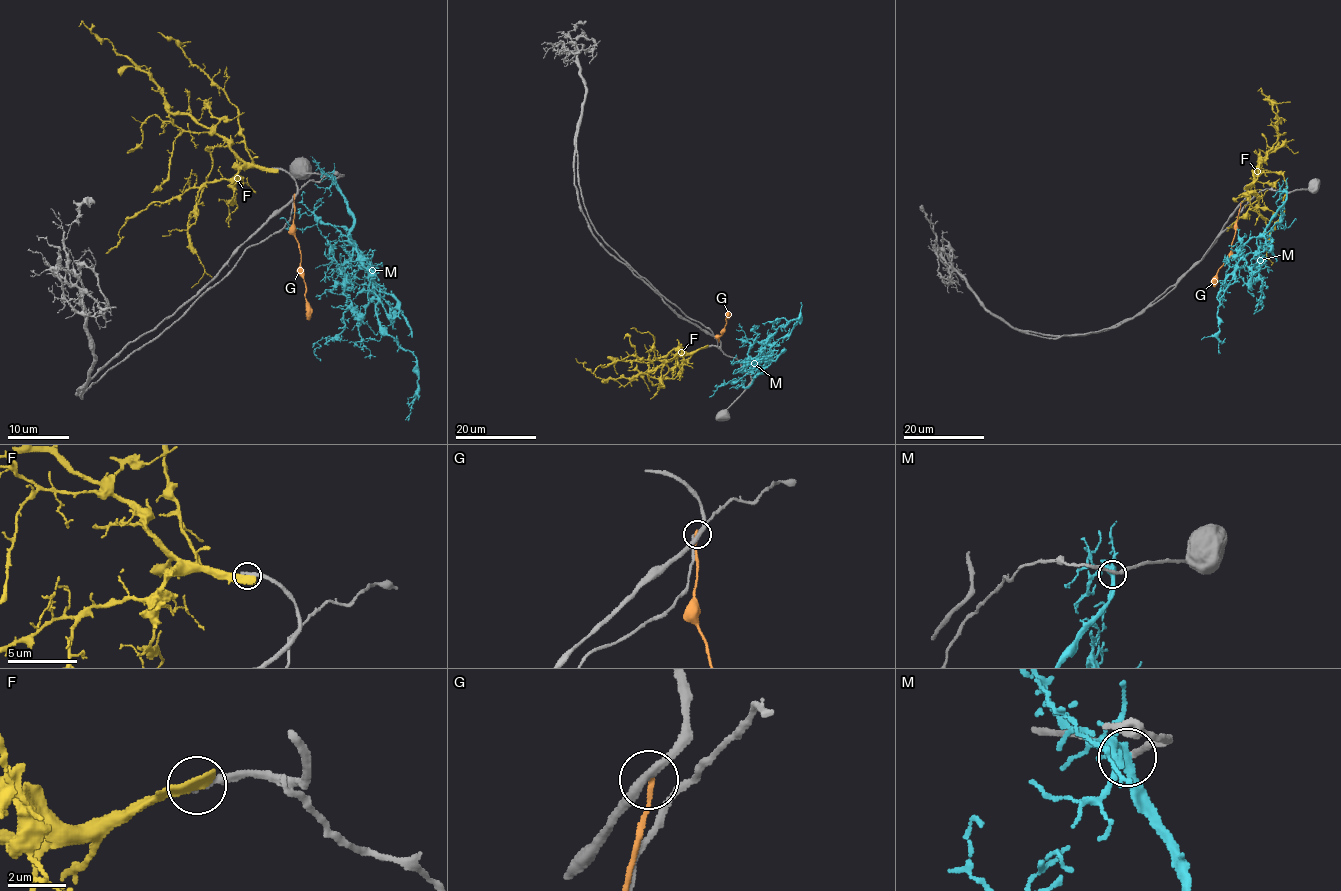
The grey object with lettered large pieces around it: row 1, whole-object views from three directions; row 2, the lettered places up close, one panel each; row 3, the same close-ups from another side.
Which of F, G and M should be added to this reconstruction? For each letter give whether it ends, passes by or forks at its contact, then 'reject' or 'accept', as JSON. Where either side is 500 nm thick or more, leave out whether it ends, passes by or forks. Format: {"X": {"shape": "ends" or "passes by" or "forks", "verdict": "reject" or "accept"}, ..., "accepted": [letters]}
{"F": {"shape": "ends", "verdict": "reject"}, "G": {"shape": "ends", "verdict": "reject"}, "M": {"shape": "forks", "verdict": "reject"}, "accepted": []}

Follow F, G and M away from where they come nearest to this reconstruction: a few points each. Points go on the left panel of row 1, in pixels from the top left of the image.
F: (275, 169), (244, 162), (221, 137), (189, 116), (175, 114), (148, 73), (120, 56), (106, 39), (79, 25)
G: (295, 195), (293, 234), (301, 255), (308, 319)
M: (334, 178), (353, 217), (351, 240), (370, 289), (380, 301), (376, 315), (415, 357), (417, 394), (405, 420)

